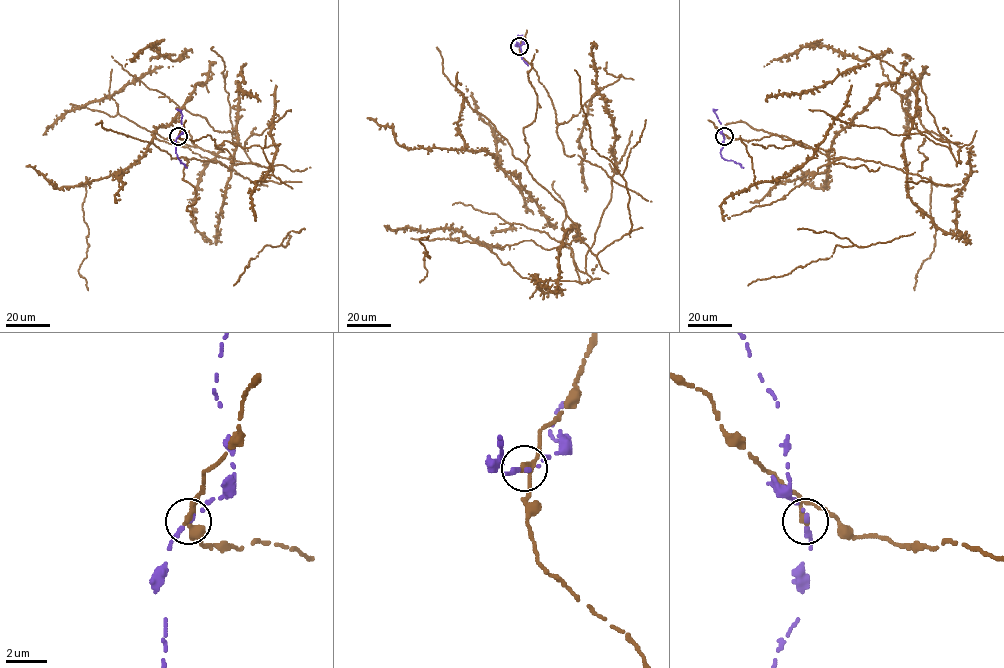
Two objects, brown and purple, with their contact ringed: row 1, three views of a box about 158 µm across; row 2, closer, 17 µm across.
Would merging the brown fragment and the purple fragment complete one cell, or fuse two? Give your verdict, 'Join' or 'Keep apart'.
Keep apart

